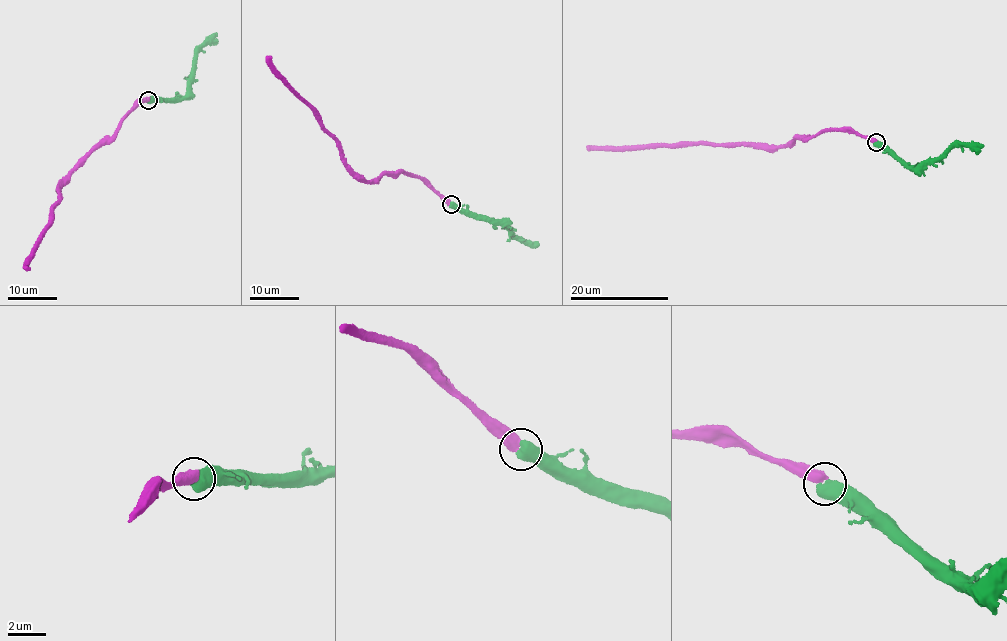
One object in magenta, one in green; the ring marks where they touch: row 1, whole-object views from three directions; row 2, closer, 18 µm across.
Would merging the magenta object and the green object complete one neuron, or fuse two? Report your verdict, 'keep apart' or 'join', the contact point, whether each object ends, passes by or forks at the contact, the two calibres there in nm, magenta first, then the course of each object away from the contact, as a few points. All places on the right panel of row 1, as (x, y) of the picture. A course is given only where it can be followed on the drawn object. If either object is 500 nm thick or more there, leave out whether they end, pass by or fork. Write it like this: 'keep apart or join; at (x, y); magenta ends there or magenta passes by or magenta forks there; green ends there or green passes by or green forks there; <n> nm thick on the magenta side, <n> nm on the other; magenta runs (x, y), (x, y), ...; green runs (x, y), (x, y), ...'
keep apart; at (876, 142); 600 nm thick on the magenta side, 700 nm on the other; magenta runs (875, 141), (835, 129), (808, 138), (797, 135), (789, 143), (778, 147), (700, 143), (587, 149); green runs (875, 142), (900, 162), (916, 169), (956, 146), (975, 149), (983, 145)

